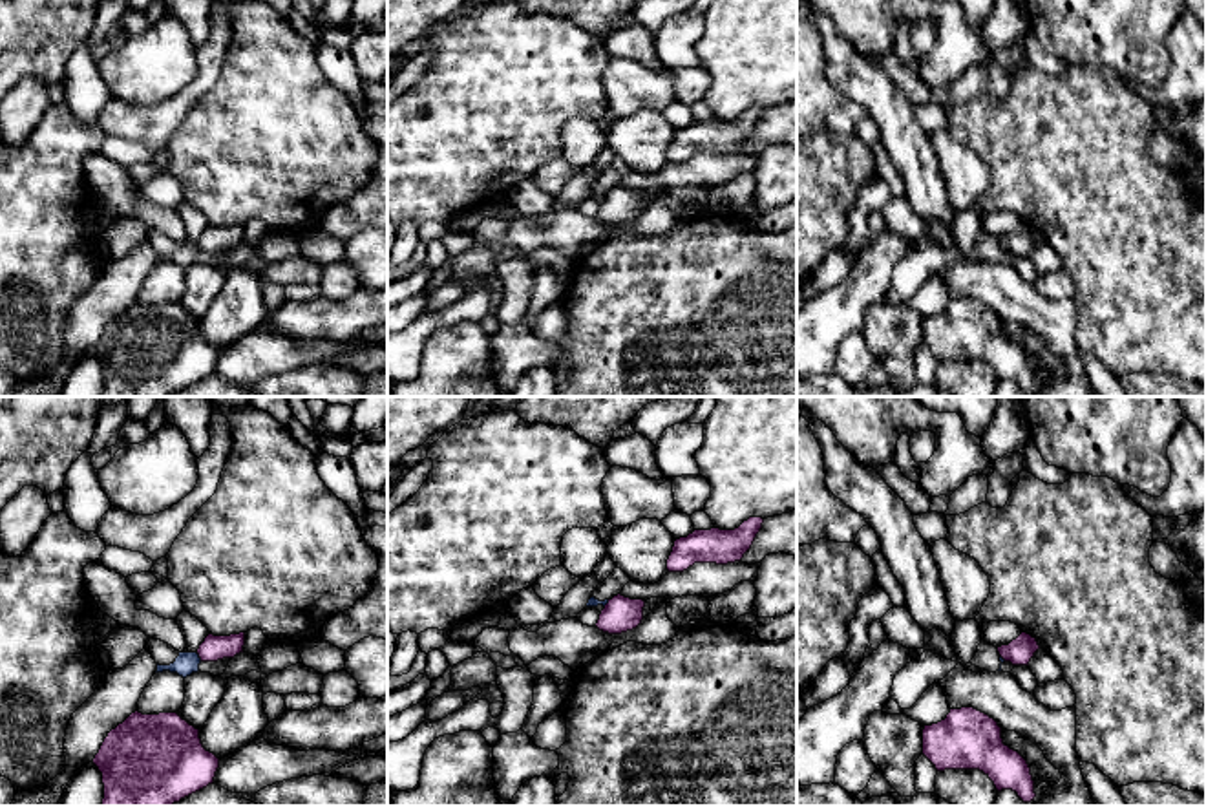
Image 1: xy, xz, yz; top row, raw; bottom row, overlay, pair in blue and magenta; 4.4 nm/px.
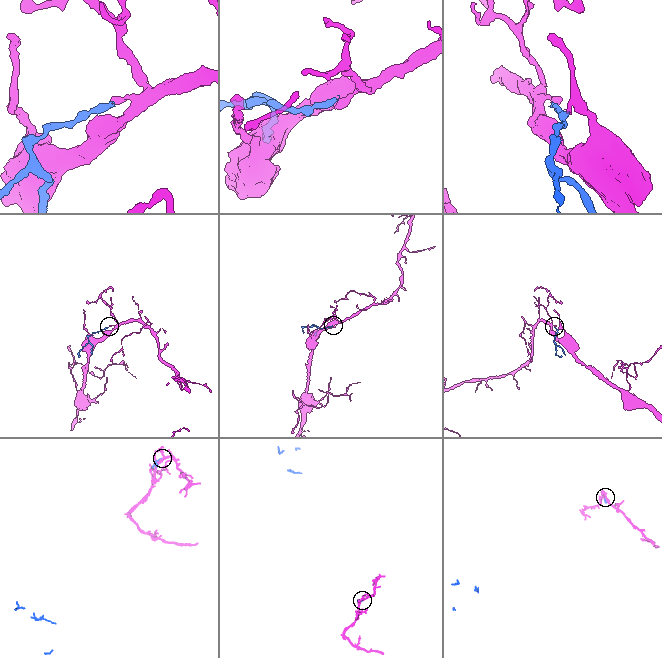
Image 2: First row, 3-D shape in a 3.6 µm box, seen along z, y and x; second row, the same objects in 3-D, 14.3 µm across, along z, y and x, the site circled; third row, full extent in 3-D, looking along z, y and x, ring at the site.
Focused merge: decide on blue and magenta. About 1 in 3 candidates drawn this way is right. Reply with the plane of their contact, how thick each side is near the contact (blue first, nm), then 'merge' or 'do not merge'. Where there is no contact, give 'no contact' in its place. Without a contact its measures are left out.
xy | 100/110 nm | do not merge

